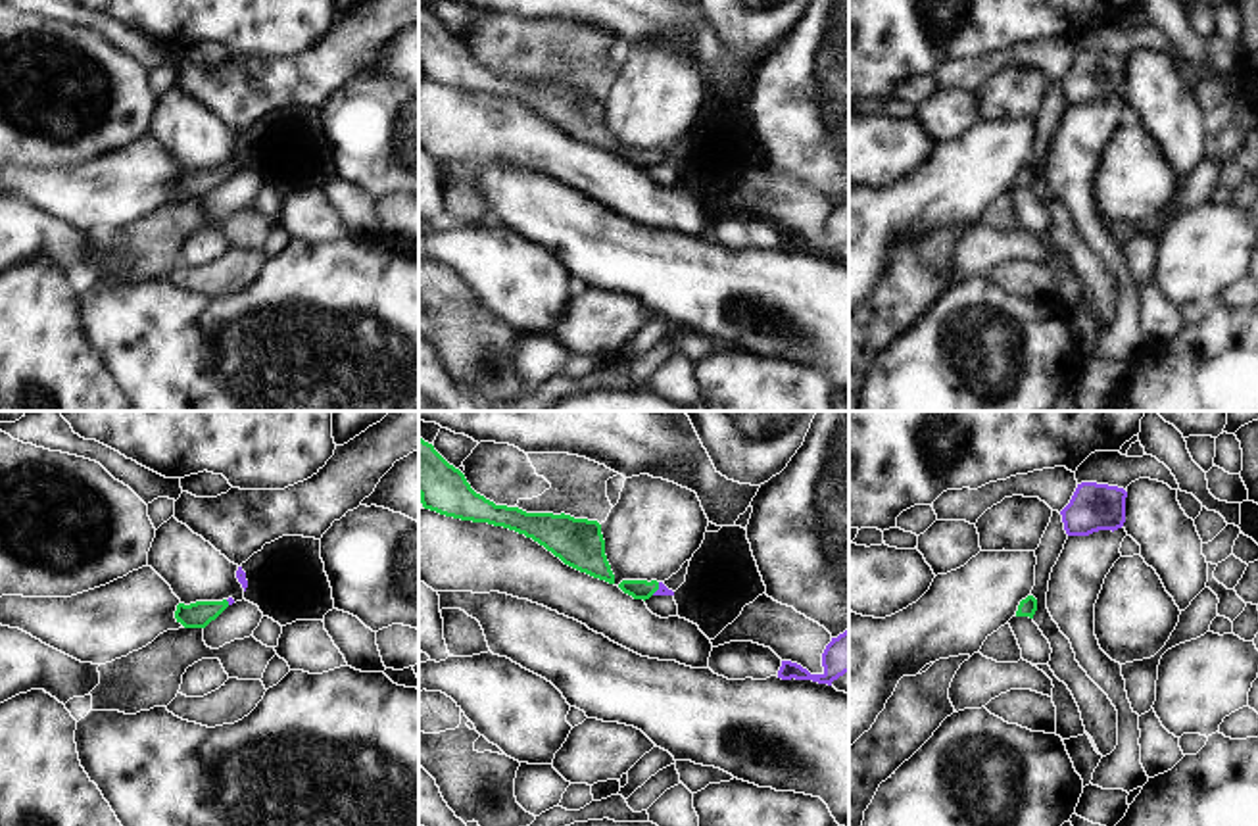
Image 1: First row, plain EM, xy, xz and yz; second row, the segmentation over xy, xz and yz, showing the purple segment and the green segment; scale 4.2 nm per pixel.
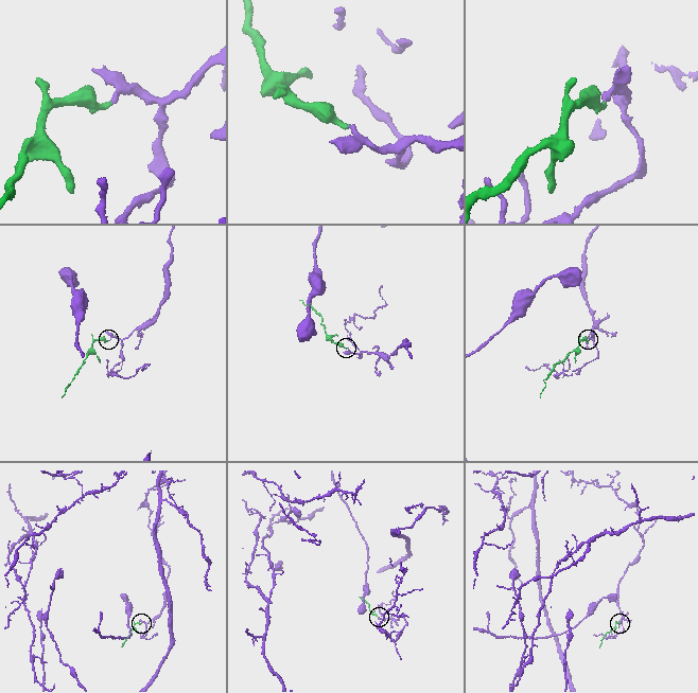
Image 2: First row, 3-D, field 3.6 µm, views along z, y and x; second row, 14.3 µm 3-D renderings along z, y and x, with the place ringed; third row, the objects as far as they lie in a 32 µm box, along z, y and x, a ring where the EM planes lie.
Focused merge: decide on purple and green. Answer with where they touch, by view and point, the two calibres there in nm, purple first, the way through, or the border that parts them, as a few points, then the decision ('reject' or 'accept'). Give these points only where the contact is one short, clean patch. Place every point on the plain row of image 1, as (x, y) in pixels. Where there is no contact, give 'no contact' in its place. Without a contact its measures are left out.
contact xz (659, 158); calibres 50 and 80 nm; way xz (663, 160), (659, 158), (636, 158); accept

